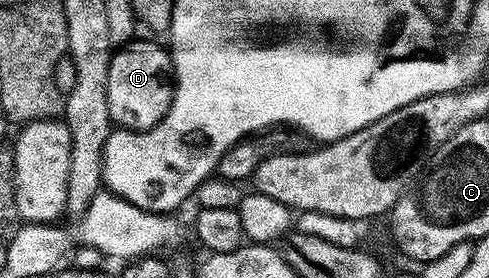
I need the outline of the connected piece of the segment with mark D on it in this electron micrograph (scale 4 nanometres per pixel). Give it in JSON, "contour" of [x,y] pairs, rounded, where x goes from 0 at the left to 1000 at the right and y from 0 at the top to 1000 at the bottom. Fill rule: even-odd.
{"contour":[[[268,140],[237,173],[221,227],[221,399],[237,453],[270,471],[311,464],[350,381],[354,331],[346,288],[346,191],[317,147]]]}

